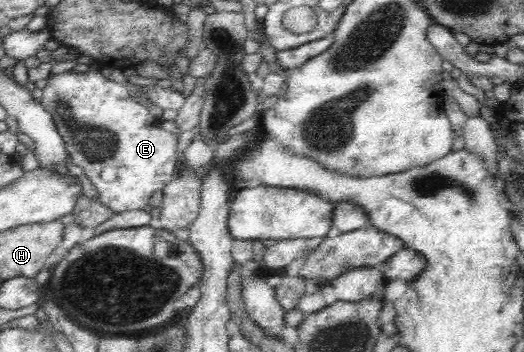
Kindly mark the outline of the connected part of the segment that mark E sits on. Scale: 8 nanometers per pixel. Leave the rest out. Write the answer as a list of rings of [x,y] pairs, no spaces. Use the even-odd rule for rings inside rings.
[[[91,65],[86,73],[73,70],[51,73],[42,89],[40,102],[51,113],[71,160],[85,171],[95,185],[101,204],[116,213],[141,210],[155,191],[163,190],[173,180],[180,164],[175,155],[178,134],[161,129],[159,120],[149,112],[146,104],[136,101],[123,83],[107,79],[98,67]]]

